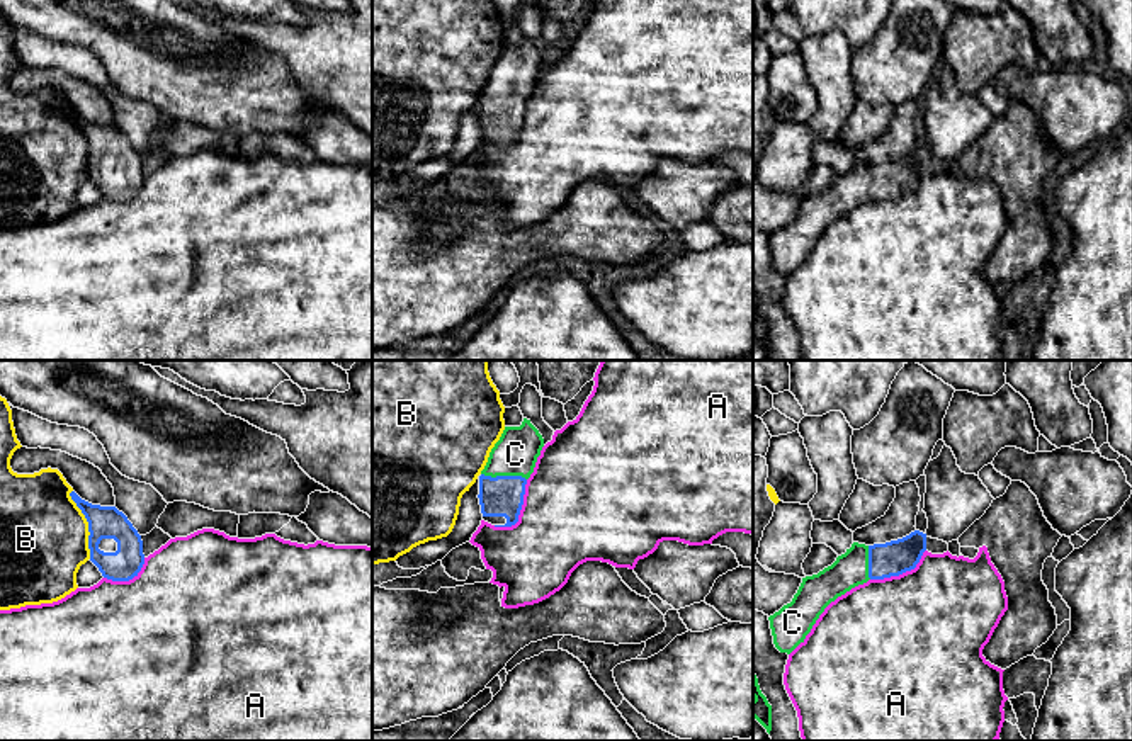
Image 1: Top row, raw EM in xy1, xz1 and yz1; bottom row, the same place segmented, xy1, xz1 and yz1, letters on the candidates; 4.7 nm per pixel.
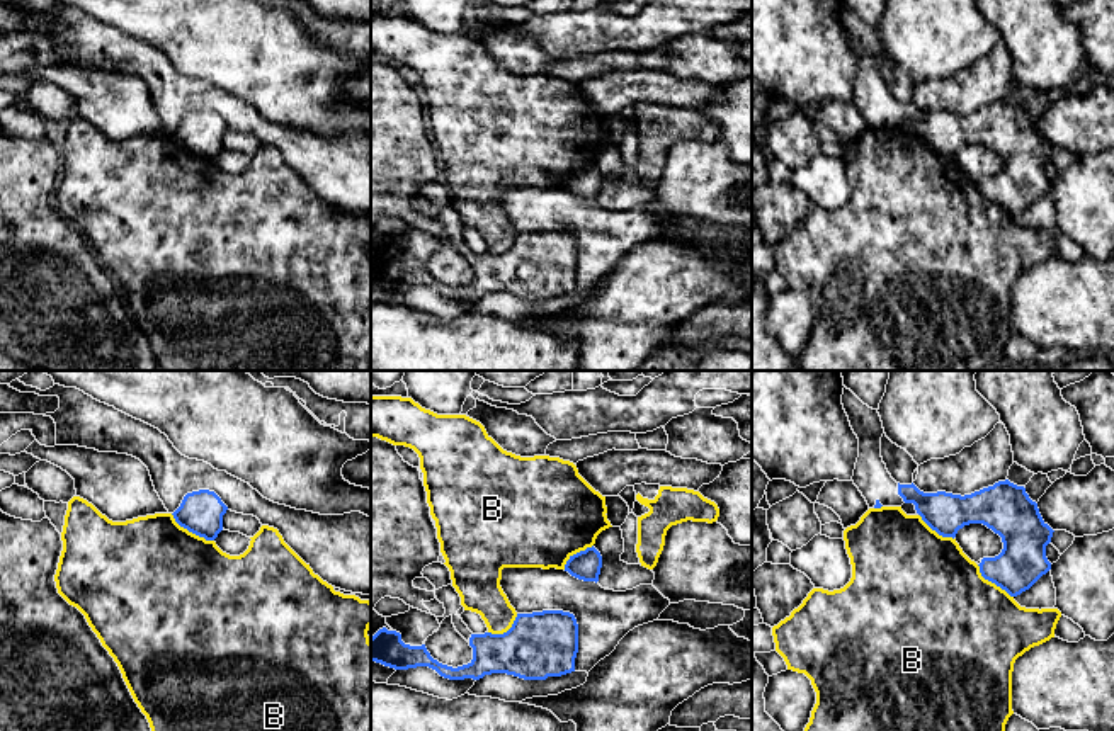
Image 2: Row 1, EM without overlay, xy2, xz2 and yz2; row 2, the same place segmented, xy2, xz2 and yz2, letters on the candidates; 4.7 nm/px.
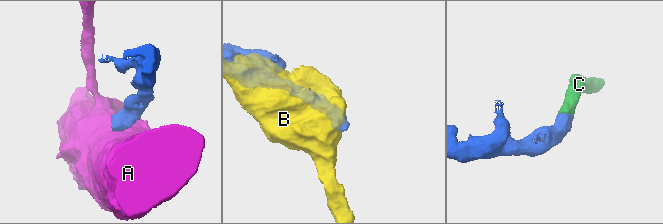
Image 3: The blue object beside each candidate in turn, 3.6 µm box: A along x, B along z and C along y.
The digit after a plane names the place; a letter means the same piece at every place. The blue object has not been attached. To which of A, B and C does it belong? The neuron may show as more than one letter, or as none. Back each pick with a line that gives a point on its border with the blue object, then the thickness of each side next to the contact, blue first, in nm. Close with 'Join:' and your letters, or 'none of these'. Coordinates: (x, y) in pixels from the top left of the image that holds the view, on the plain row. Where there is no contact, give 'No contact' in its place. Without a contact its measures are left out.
C: Touches blue at xz1 (503, 96). Thickness 190 nm (blue) against 200 nm
Join: C

